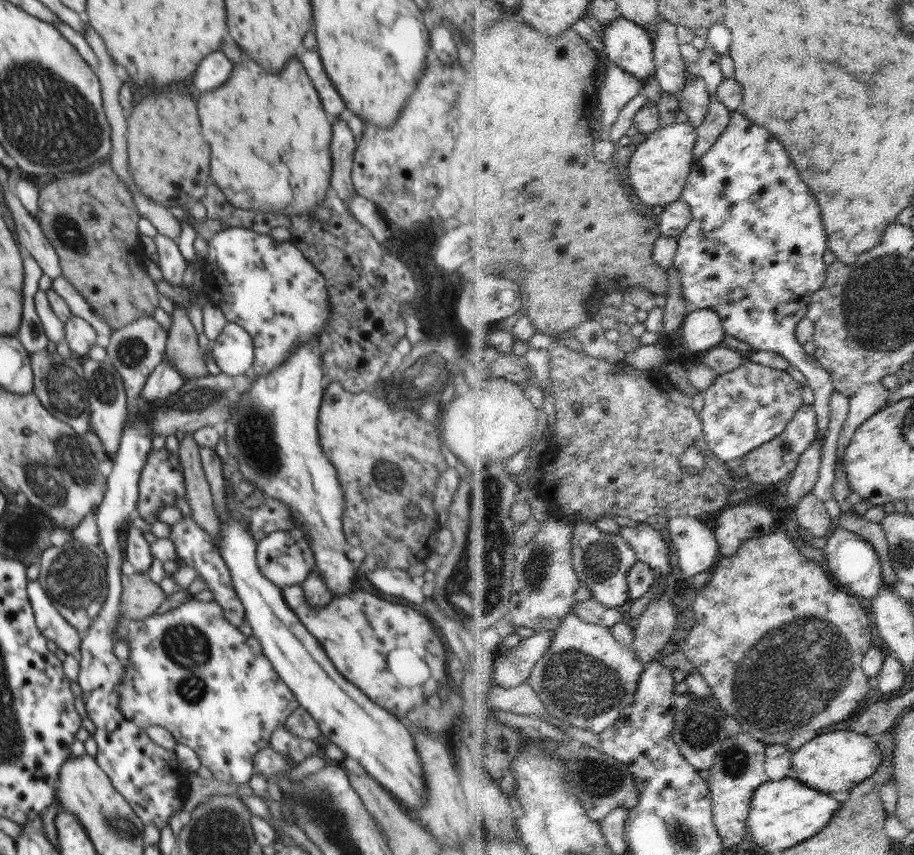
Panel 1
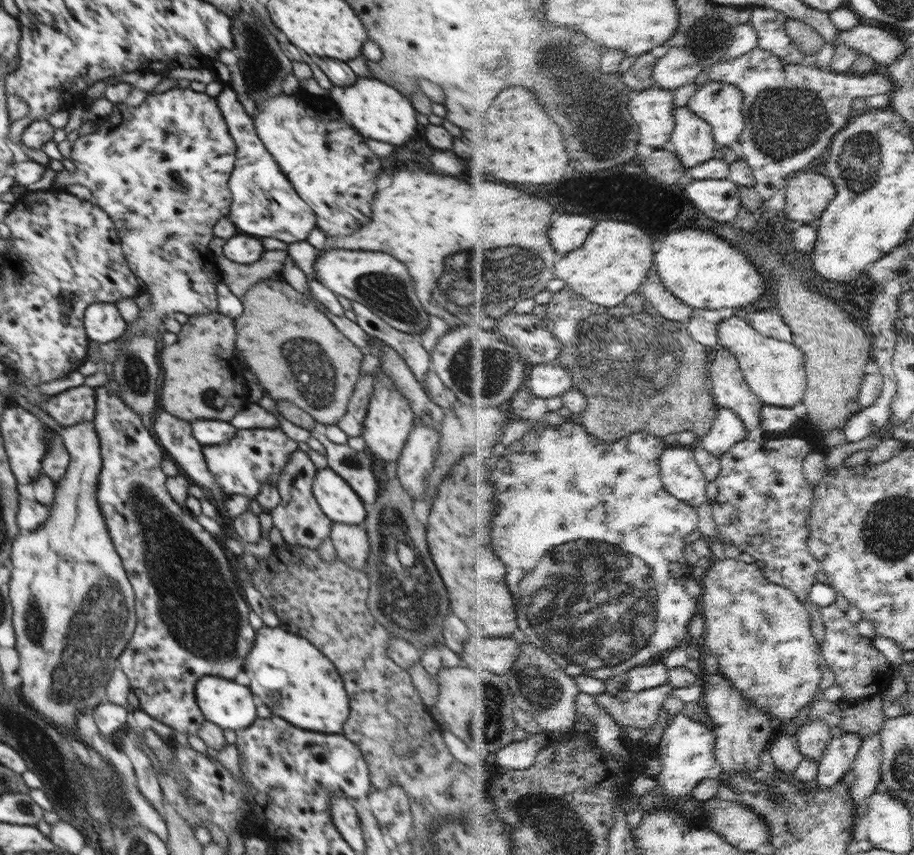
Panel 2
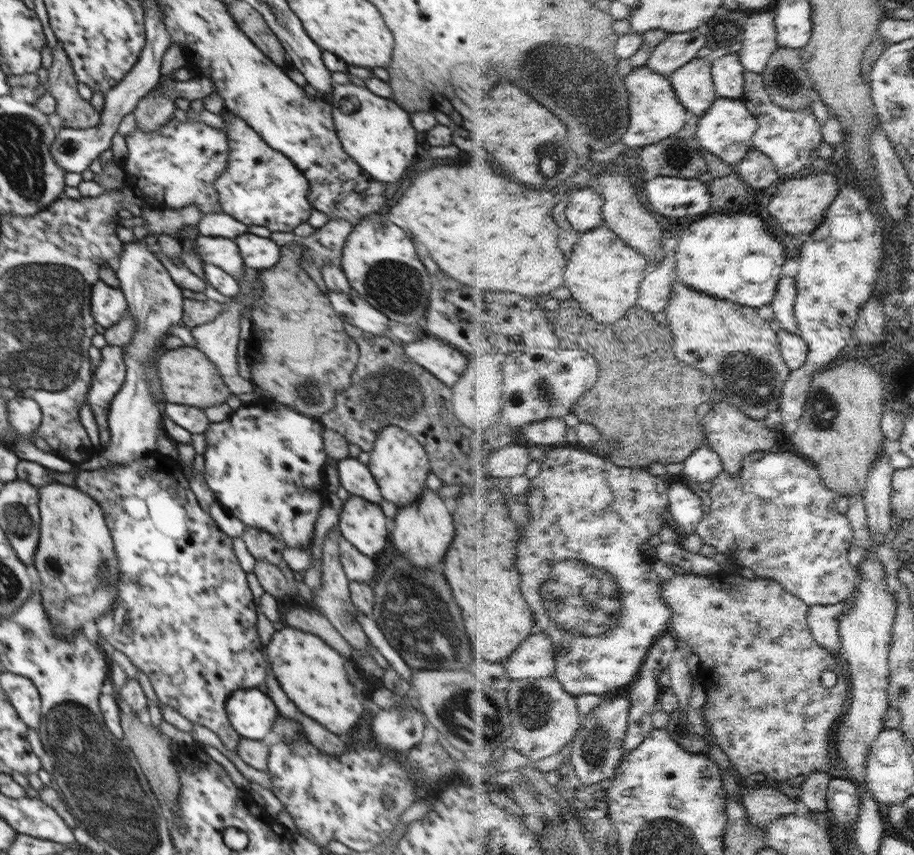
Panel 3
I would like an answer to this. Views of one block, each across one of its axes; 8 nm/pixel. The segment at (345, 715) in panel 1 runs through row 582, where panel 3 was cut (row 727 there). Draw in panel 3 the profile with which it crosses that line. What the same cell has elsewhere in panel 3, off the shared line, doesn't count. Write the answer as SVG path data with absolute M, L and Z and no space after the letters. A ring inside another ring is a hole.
M257 688L236 690L225 709L232 728L241 737L260 741L273 730L278 716L274 702Z

